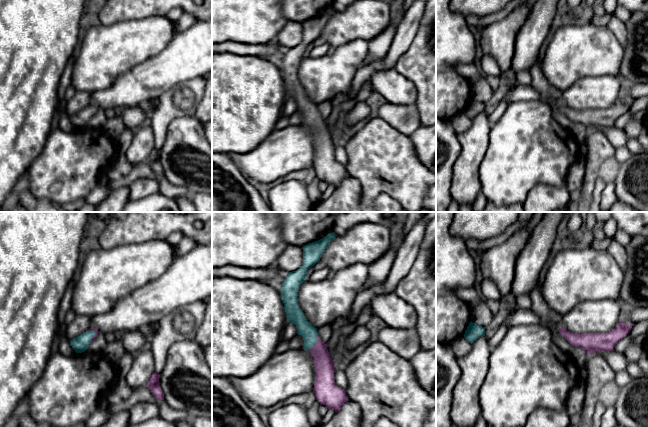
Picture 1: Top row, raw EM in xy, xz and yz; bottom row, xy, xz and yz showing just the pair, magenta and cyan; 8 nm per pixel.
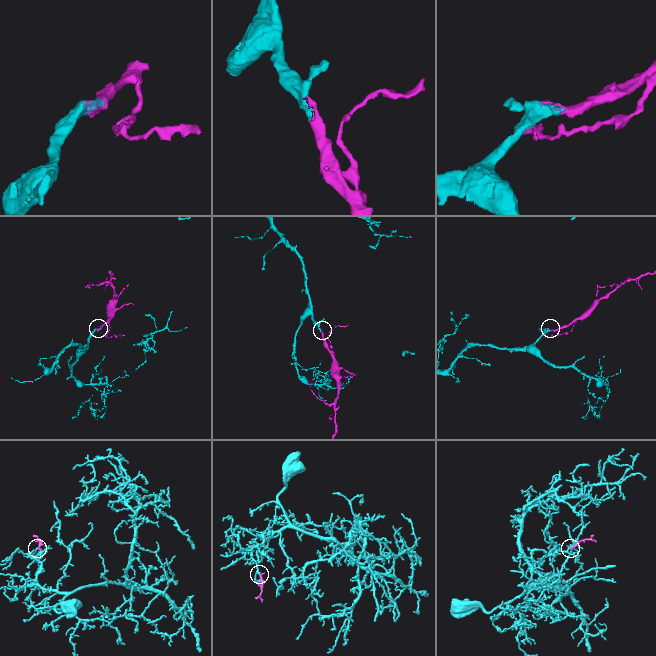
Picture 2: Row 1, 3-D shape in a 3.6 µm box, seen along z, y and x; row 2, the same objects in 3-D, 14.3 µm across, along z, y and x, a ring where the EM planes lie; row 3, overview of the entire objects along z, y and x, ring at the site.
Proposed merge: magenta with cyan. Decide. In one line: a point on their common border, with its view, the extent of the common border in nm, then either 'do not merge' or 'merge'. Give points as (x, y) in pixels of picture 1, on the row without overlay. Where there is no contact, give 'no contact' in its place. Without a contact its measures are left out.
xz (315, 119) | 170 nm | merge

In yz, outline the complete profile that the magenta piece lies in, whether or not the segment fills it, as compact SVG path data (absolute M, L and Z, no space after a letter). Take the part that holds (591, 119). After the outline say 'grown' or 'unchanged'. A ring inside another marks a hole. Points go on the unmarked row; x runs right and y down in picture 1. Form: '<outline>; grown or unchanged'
M620 98L613 106L605 109L575 110L560 103L560 110L572 121L586 127L588 132L597 127L609 128L629 109L634 100Z; unchanged

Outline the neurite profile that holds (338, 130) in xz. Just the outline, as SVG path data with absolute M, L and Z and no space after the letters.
M340 120L337 122L335 127L333 129L329 129L331 135L333 136L333 139L335 142L345 133L346 128L340 124Z

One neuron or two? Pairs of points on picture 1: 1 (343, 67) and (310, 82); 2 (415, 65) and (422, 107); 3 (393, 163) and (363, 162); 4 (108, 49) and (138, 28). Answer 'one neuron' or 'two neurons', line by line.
1: one neuron
2: one neuron
3: one neuron
4: one neuron

